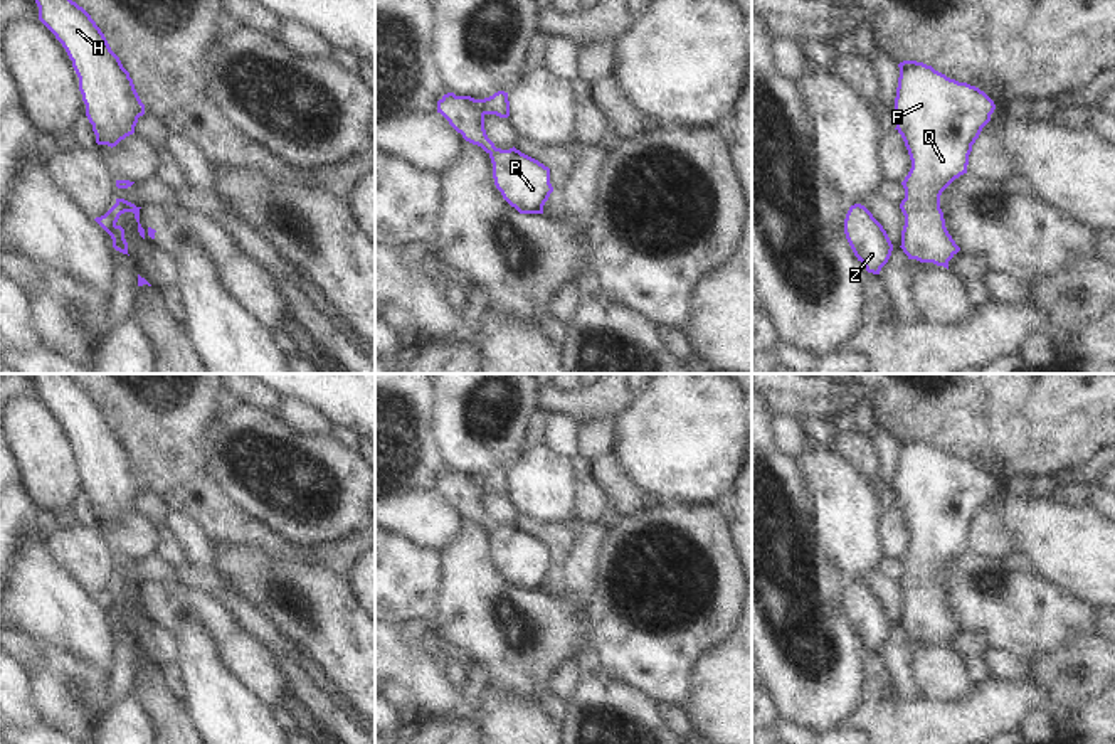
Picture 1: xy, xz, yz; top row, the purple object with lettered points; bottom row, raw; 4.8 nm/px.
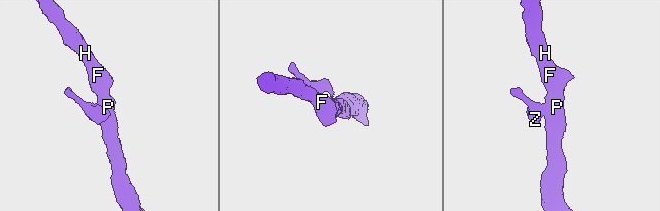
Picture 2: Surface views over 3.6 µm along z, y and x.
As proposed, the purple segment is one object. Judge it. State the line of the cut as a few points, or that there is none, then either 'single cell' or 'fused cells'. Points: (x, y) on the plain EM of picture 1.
xy (115, 581), (120, 591) | fused cells

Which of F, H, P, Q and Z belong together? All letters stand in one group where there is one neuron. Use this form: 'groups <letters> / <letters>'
groups F H P Q / Z

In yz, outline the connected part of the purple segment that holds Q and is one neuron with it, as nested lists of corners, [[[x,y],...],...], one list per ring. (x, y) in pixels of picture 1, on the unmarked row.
[[[903,438],[898,444],[895,507],[912,537],[901,559],[905,603],[900,624],[908,636],[949,646],[960,624],[945,604],[940,572],[967,550],[972,522],[996,481],[979,465],[950,456],[923,439]]]

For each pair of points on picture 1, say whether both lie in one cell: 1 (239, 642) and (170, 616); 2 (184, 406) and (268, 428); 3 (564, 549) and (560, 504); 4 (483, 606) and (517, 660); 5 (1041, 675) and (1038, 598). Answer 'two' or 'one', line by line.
1: one
2: two
3: two
4: one
5: two

